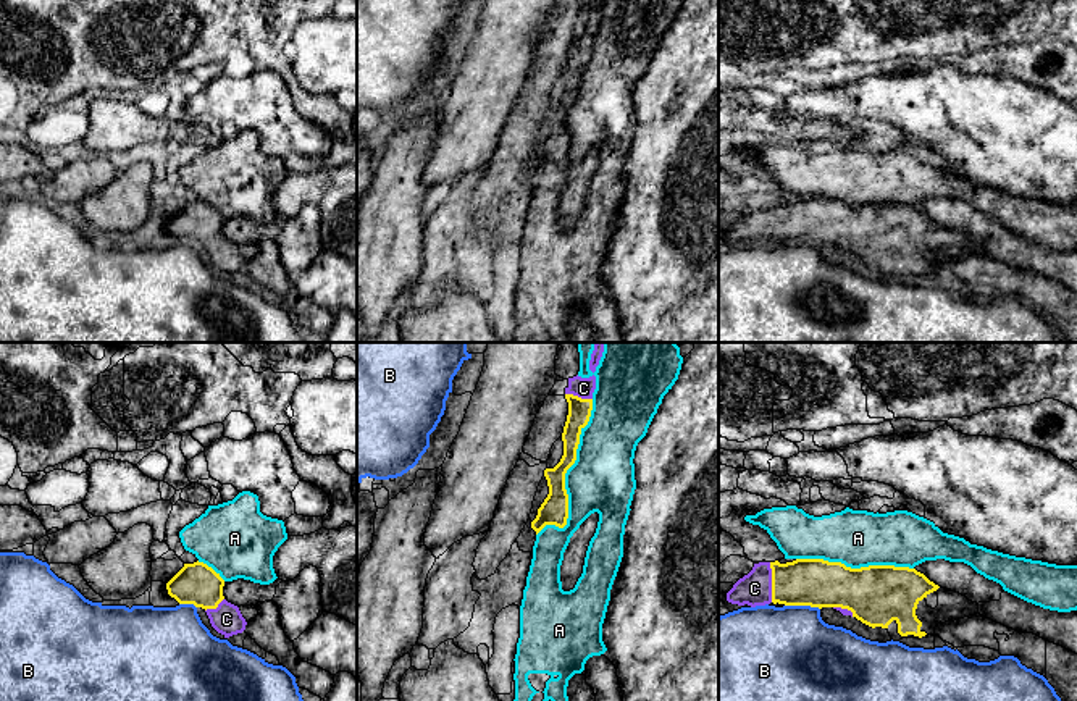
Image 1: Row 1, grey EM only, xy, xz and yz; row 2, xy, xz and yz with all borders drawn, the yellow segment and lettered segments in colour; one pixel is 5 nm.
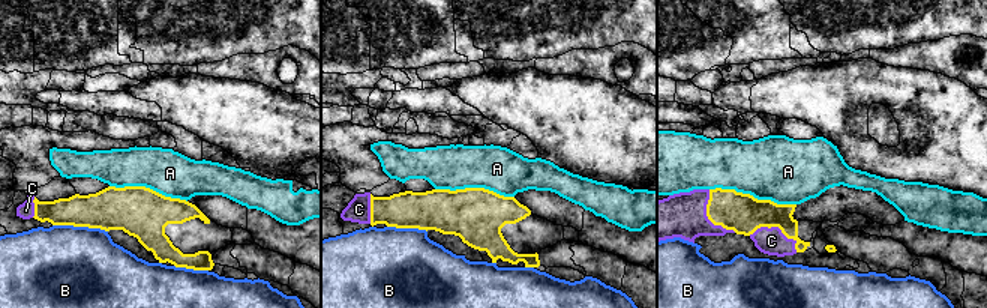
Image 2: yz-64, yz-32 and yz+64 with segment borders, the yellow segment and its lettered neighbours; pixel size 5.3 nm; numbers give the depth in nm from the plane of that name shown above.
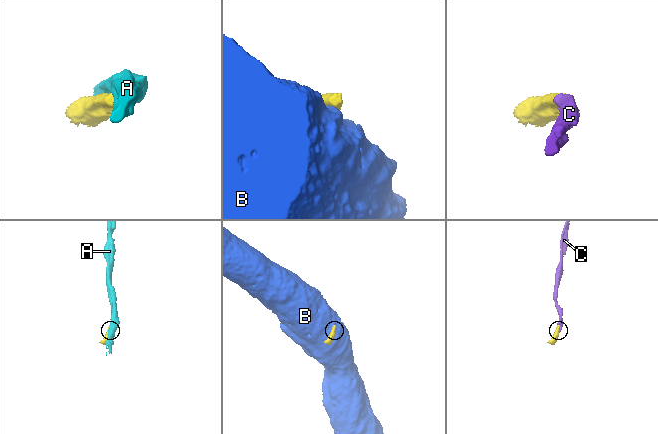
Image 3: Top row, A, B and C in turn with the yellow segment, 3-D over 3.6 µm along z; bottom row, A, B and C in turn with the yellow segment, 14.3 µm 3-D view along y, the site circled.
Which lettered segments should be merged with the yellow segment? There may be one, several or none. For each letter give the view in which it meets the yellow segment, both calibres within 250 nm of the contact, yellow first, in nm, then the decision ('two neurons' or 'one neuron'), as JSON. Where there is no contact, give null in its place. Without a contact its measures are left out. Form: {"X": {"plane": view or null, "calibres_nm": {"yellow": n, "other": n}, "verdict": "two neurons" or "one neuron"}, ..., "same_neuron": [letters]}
{"A": {"plane": "xz", "calibres_nm": {"yellow": 140, "other": 320}, "verdict": "two neurons"}, "B": {"plane": "yz", "calibres_nm": {"yellow": 240, "other": 460}, "verdict": "two neurons"}, "C": {"plane": "yz", "calibres_nm": {"yellow": 240, "other": 160}, "verdict": "one neuron"}, "same_neuron": ["C"]}

